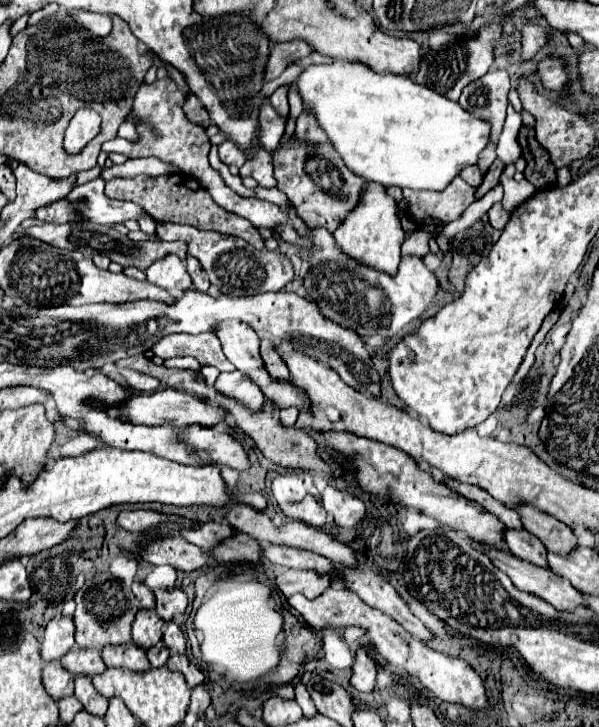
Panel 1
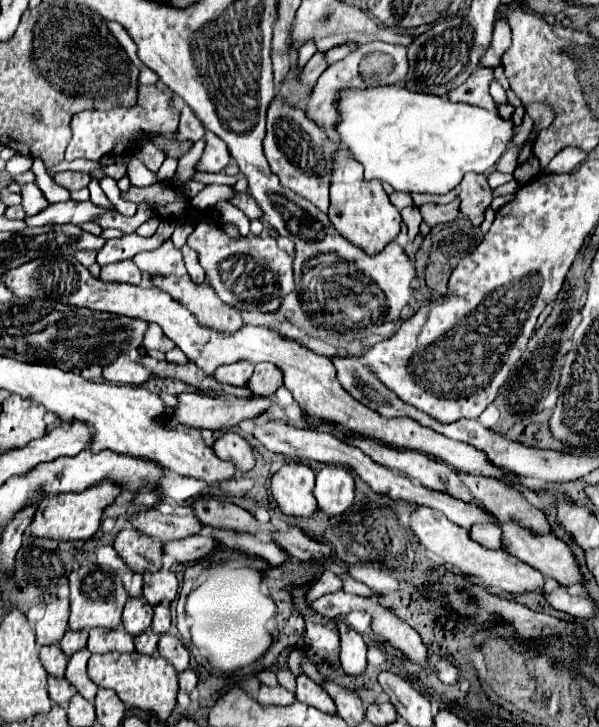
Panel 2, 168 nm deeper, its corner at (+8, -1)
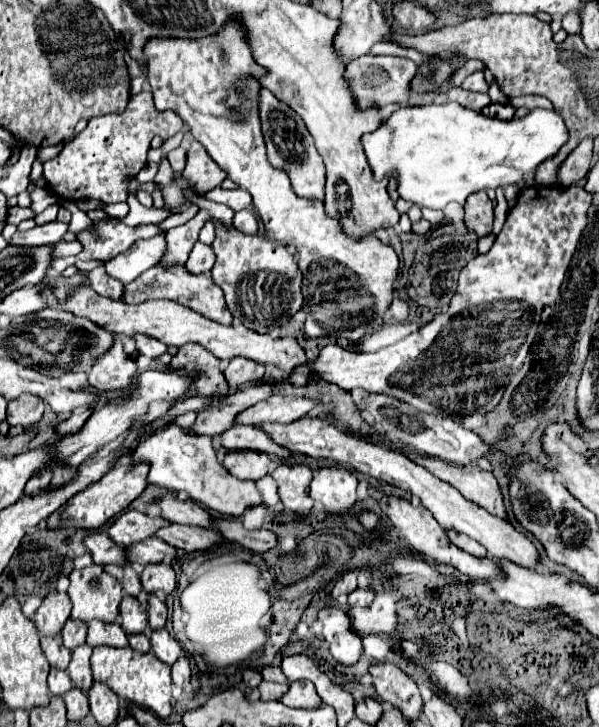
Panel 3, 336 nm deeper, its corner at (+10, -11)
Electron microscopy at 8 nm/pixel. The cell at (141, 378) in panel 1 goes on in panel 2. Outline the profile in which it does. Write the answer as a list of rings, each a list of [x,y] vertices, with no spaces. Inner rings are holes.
[[[118,357],[110,367],[104,369],[102,377],[110,383],[118,385],[144,385],[150,377],[150,371],[126,357]]]

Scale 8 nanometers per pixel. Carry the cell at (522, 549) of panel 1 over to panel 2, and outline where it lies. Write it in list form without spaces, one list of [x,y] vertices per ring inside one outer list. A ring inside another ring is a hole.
[[[496,523],[472,525],[470,537],[488,549],[504,549],[504,543],[500,541],[500,525]]]

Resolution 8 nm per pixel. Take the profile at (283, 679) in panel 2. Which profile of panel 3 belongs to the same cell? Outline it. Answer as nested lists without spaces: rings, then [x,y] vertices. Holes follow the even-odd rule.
[[[268,665],[268,667],[262,667],[262,669],[260,669],[260,673],[262,673],[262,677],[264,677],[266,681],[278,681],[278,683],[286,683],[286,677],[284,677],[284,673],[280,671],[280,667]]]

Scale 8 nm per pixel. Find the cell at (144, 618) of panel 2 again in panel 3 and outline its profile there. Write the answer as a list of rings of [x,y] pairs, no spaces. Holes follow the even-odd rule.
[[[124,595],[120,603],[120,625],[128,635],[148,629],[148,611],[138,597]]]

